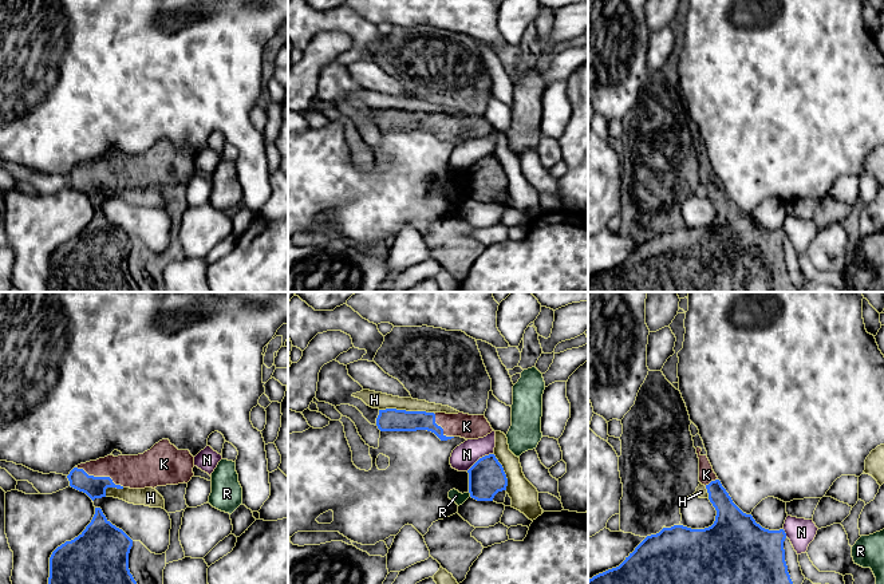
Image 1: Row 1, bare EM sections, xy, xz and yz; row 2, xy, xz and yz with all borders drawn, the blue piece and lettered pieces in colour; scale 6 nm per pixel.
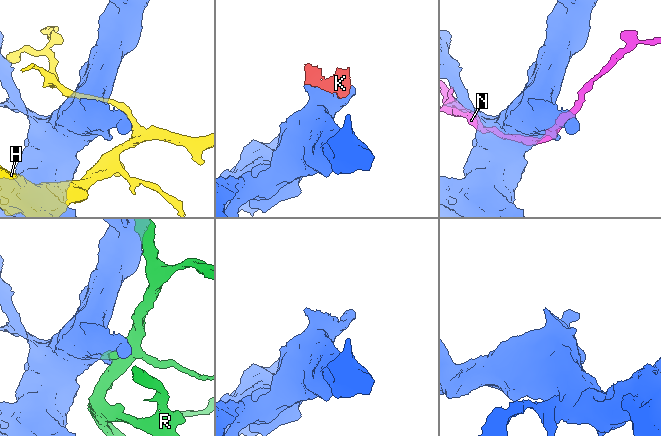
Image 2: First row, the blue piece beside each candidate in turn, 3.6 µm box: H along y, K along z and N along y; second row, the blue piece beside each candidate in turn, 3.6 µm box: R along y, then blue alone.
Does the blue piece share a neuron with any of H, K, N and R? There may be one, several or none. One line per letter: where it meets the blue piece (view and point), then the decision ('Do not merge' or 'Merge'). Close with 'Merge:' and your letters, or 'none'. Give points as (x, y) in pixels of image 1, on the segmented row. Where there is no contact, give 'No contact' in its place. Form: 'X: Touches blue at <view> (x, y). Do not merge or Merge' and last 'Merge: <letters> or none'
H: Touches blue at xz (405, 410). Do not merge
K: Touches blue at xy (99, 477). Merge
N: Touches blue at xz (480, 458). Do not merge
R: Touches blue at xz (470, 494). Do not merge
Merge: K

